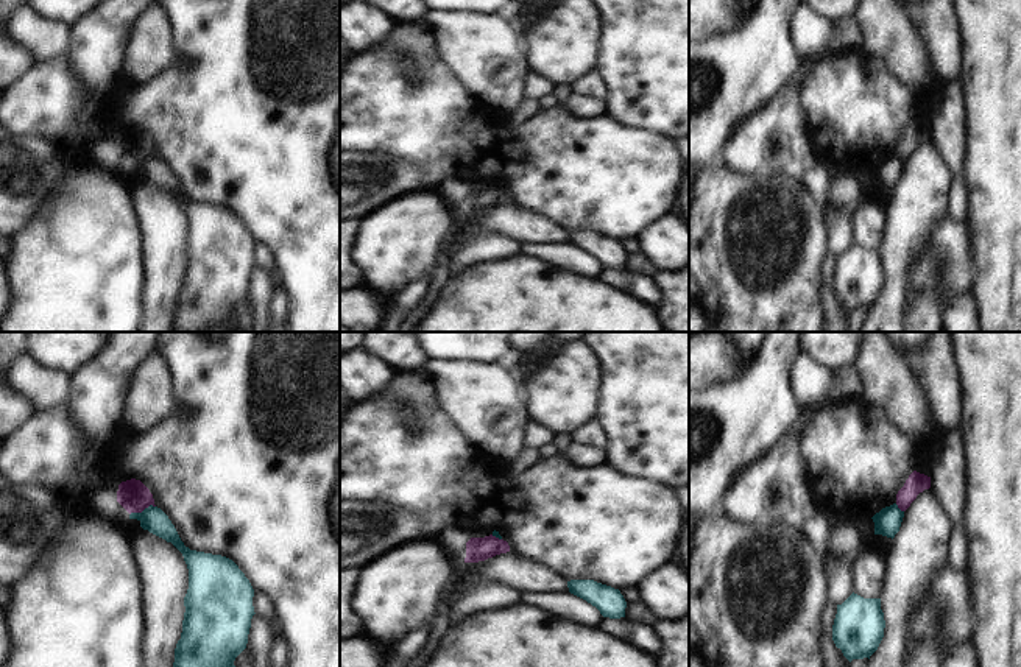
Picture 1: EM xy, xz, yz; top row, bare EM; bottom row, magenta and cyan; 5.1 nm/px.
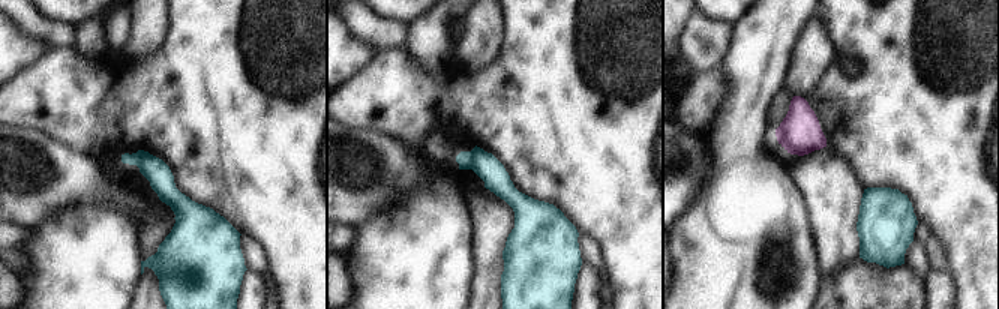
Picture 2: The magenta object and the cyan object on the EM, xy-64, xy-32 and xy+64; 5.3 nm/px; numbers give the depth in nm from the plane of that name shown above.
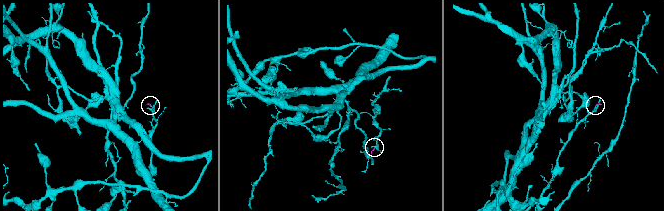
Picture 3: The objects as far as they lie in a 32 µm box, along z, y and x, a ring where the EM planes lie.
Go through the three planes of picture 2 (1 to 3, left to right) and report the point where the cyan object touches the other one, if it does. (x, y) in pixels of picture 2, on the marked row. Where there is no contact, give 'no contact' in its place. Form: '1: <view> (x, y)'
1: no contact
2: no contact
3: no contact

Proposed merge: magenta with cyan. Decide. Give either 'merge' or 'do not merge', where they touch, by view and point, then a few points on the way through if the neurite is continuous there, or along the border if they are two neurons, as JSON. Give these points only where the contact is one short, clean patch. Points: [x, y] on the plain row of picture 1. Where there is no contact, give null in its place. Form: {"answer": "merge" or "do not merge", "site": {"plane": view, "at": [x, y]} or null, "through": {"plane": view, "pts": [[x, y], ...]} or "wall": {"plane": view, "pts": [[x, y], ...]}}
{"answer": "do not merge", "site": {"plane": "xy", "at": [142, 161]}, "wall": {"plane": "xy", "pts": [[155, 156], [130, 165]]}}

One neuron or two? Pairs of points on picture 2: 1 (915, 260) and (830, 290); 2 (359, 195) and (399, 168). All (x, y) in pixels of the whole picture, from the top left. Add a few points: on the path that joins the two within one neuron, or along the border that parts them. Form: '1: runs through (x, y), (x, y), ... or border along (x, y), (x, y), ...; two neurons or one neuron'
1: border along (903, 264), (921, 279); two neurons
2: runs through (369, 185), (384, 170), (389, 170); one neuron

